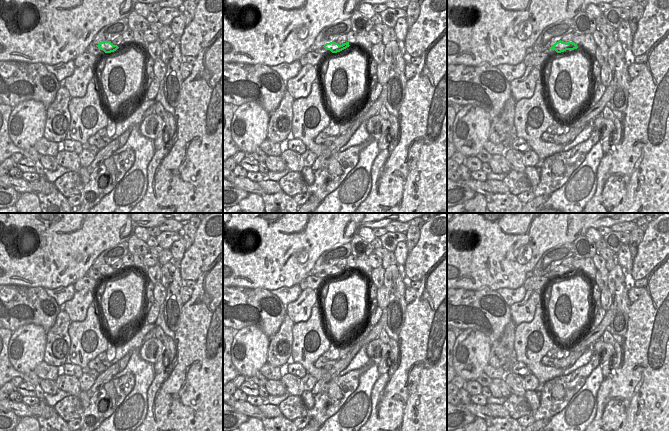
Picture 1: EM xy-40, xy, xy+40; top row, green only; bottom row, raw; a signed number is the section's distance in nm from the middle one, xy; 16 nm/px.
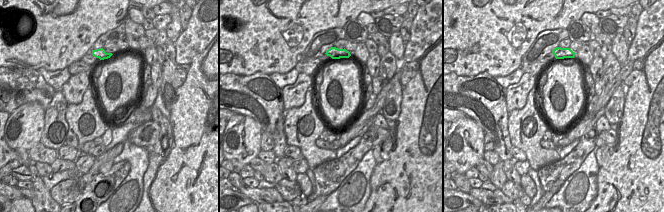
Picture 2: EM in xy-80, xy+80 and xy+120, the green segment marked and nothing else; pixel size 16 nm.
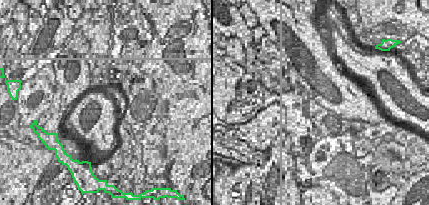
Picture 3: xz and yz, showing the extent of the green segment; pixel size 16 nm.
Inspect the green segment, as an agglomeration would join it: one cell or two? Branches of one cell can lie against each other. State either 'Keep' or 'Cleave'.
Keep.

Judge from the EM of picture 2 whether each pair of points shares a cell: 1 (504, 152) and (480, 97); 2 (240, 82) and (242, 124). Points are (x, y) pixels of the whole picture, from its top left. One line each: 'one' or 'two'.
1: one
2: two

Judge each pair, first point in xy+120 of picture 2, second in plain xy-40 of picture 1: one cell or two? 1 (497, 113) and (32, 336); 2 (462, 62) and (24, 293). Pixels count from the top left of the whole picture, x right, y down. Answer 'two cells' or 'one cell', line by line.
1: two cells
2: two cells

